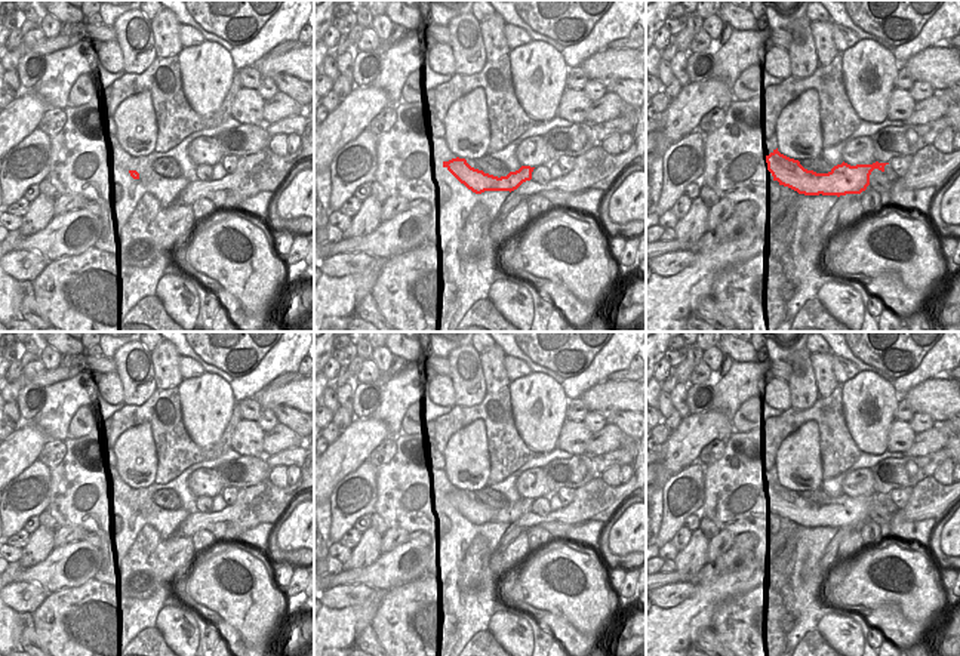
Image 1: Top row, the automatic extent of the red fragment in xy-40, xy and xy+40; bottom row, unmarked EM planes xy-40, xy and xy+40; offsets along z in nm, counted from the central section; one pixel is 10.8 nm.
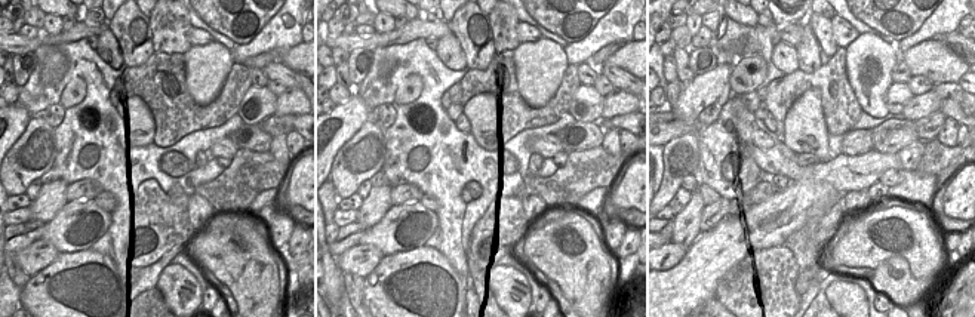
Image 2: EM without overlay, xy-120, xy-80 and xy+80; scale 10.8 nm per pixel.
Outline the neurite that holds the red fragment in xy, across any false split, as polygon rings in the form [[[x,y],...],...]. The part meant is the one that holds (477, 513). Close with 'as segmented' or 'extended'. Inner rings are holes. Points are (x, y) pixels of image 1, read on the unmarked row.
[[[452,490],[449,493],[443,493],[443,499],[446,499],[461,515],[464,515],[468,521],[476,526],[481,526],[484,523],[514,523],[523,514],[532,511],[532,503],[535,499],[521,498],[516,503],[510,503],[507,508],[493,508],[484,505],[483,502],[471,499],[465,490]]] | as segmented

